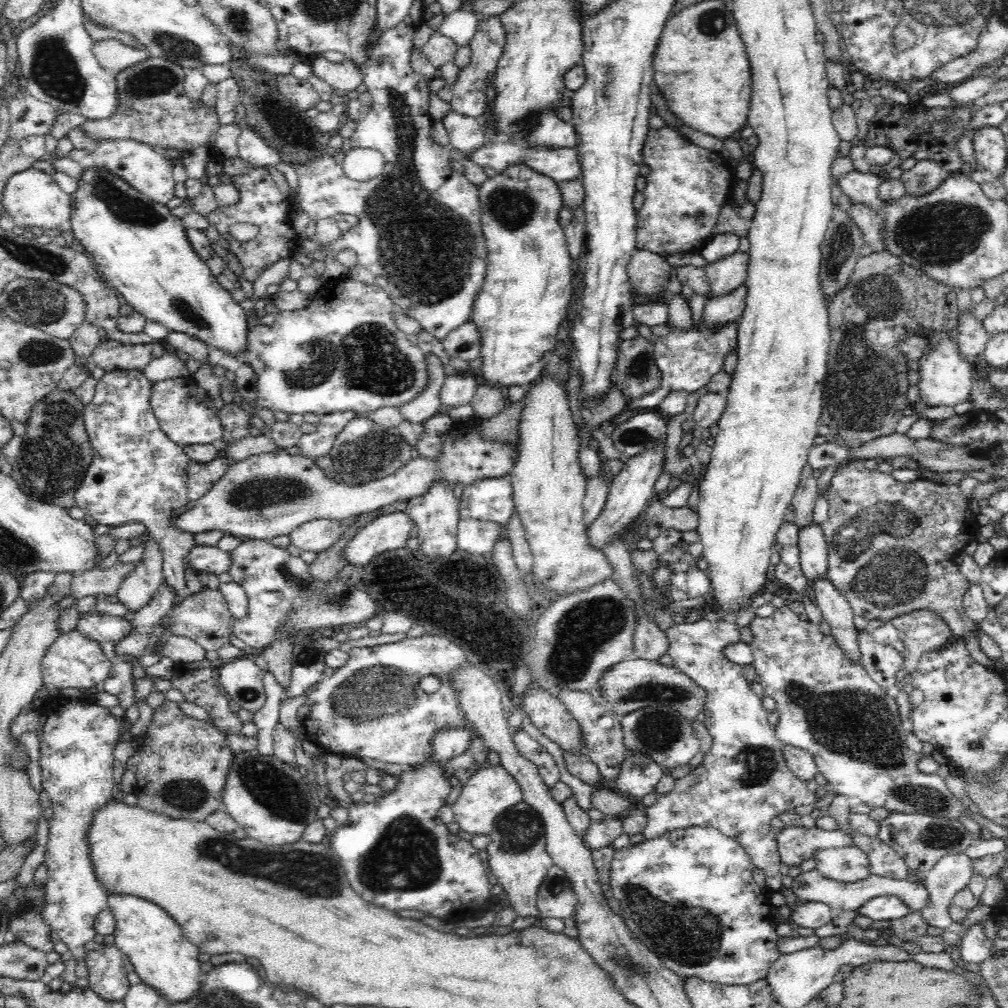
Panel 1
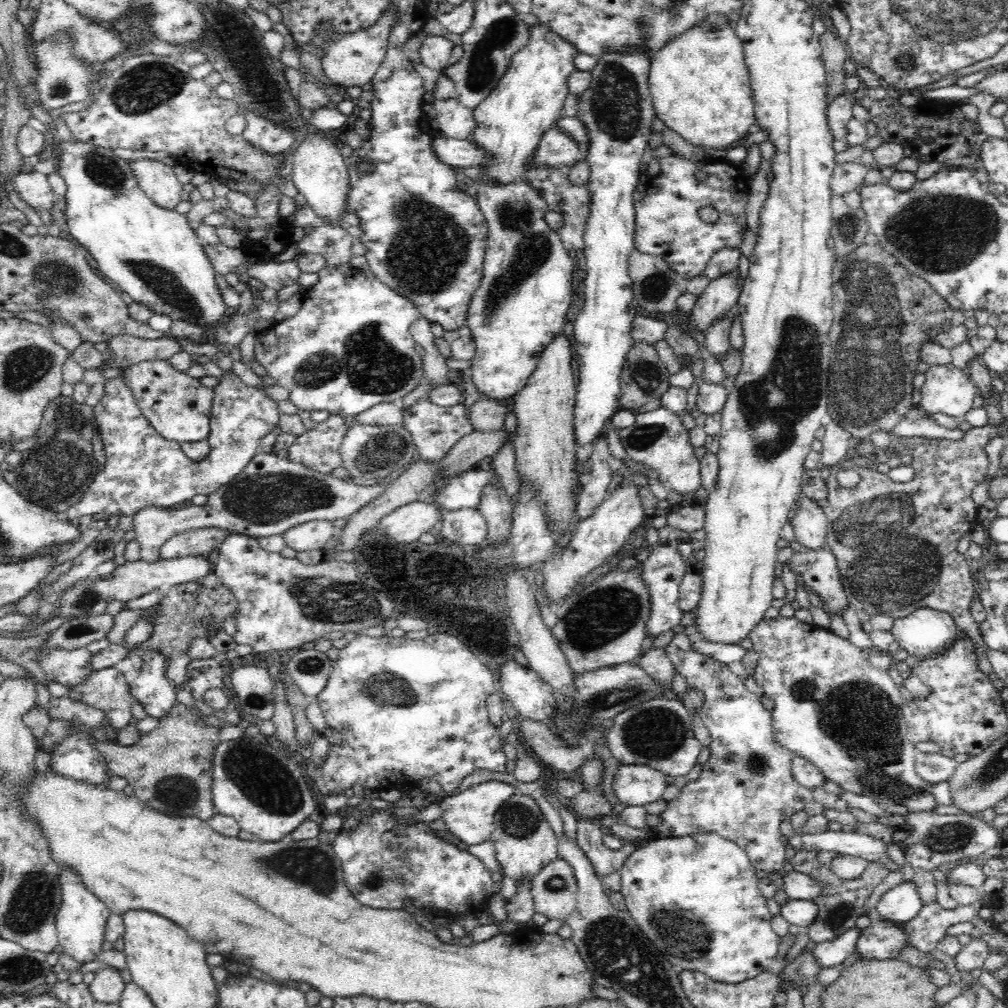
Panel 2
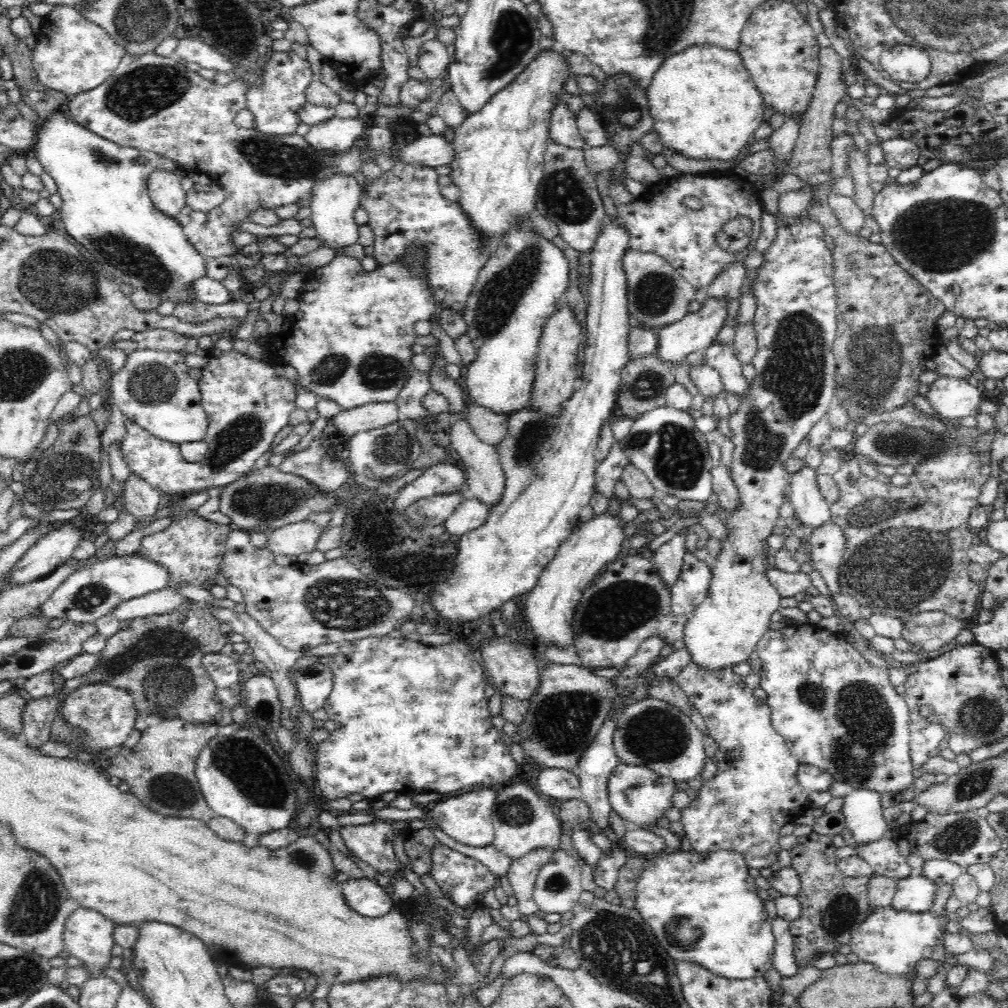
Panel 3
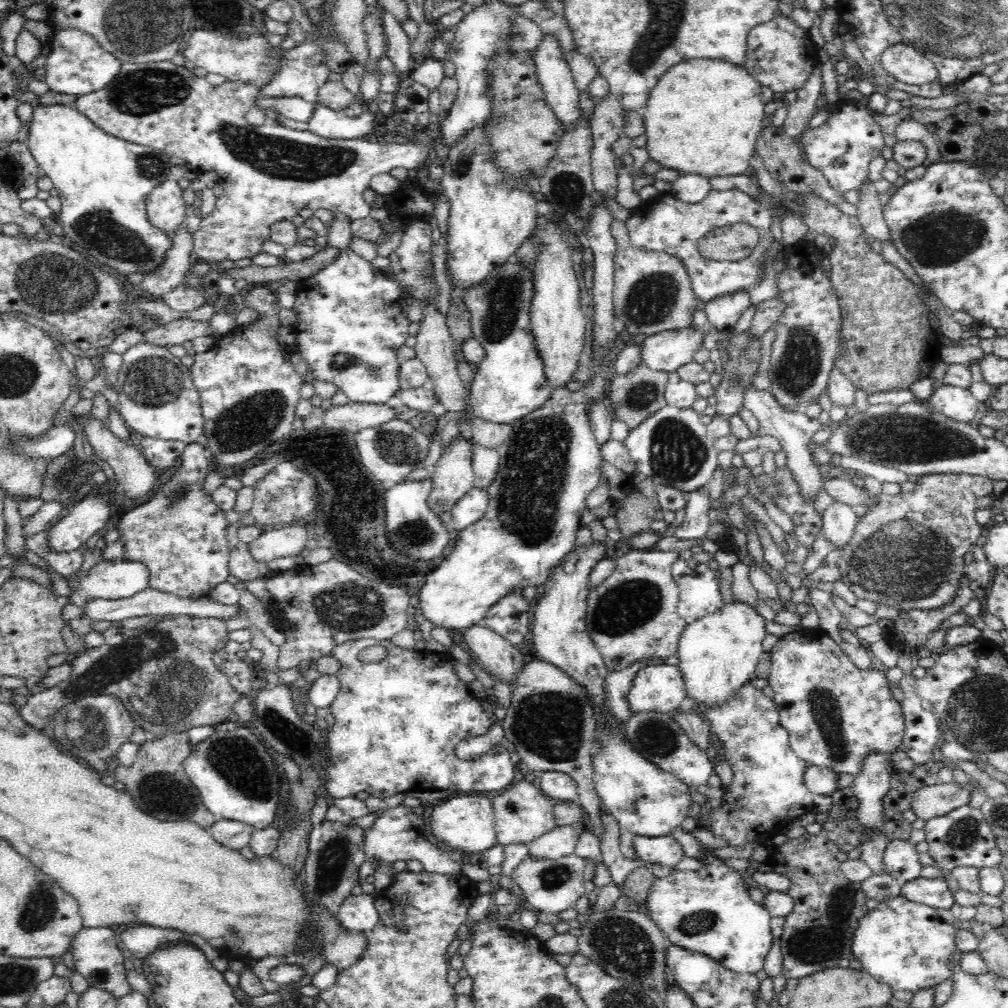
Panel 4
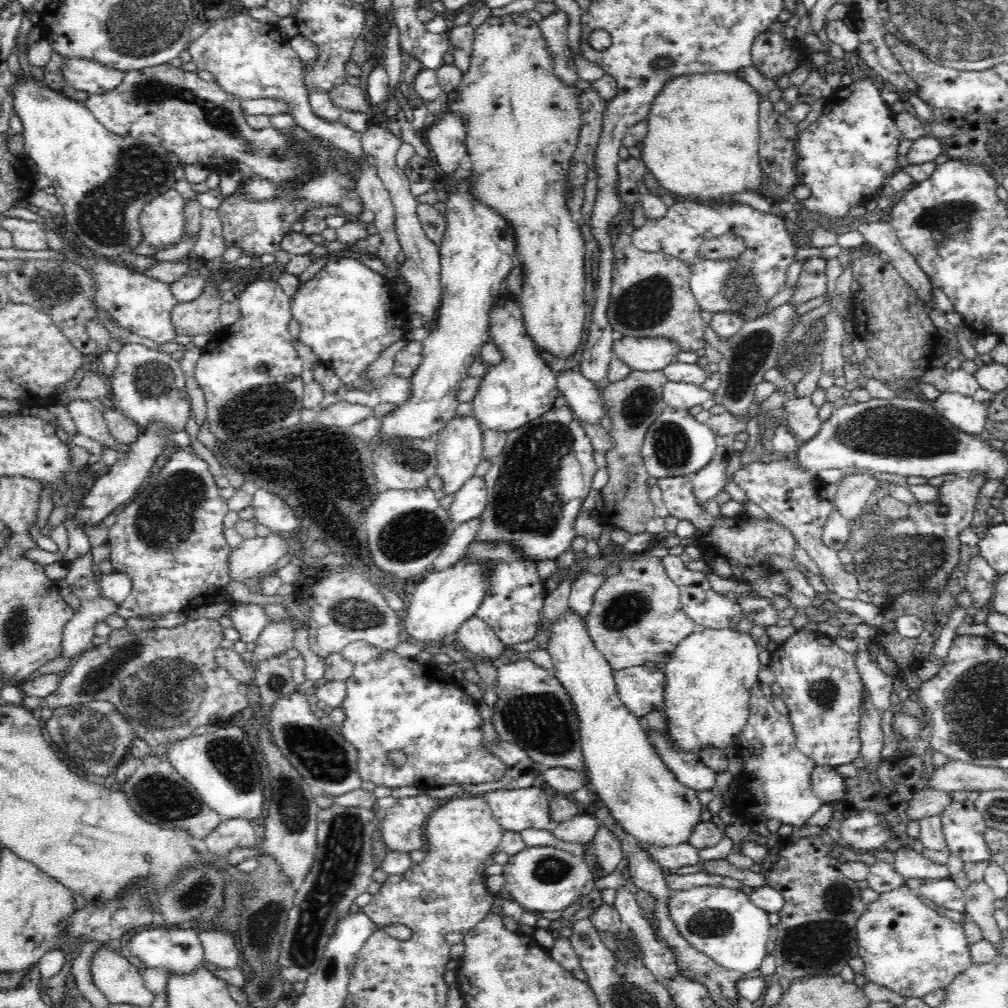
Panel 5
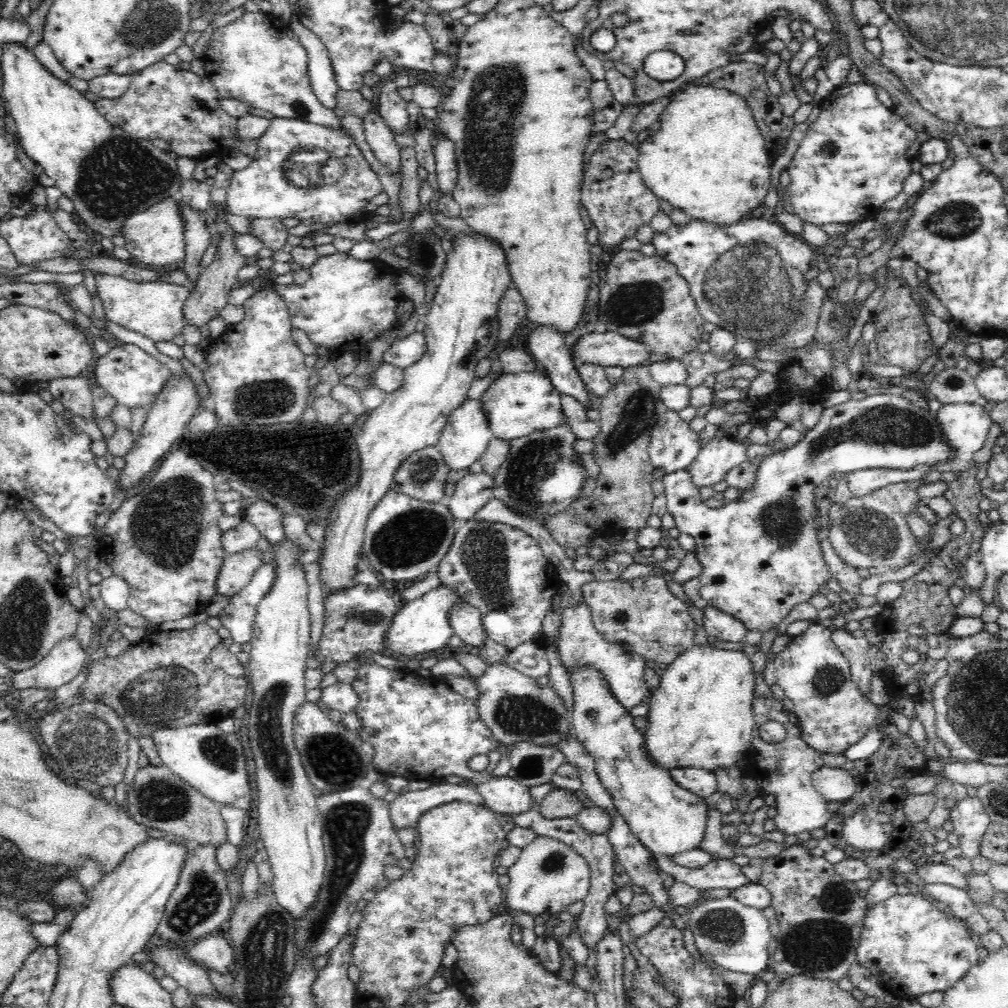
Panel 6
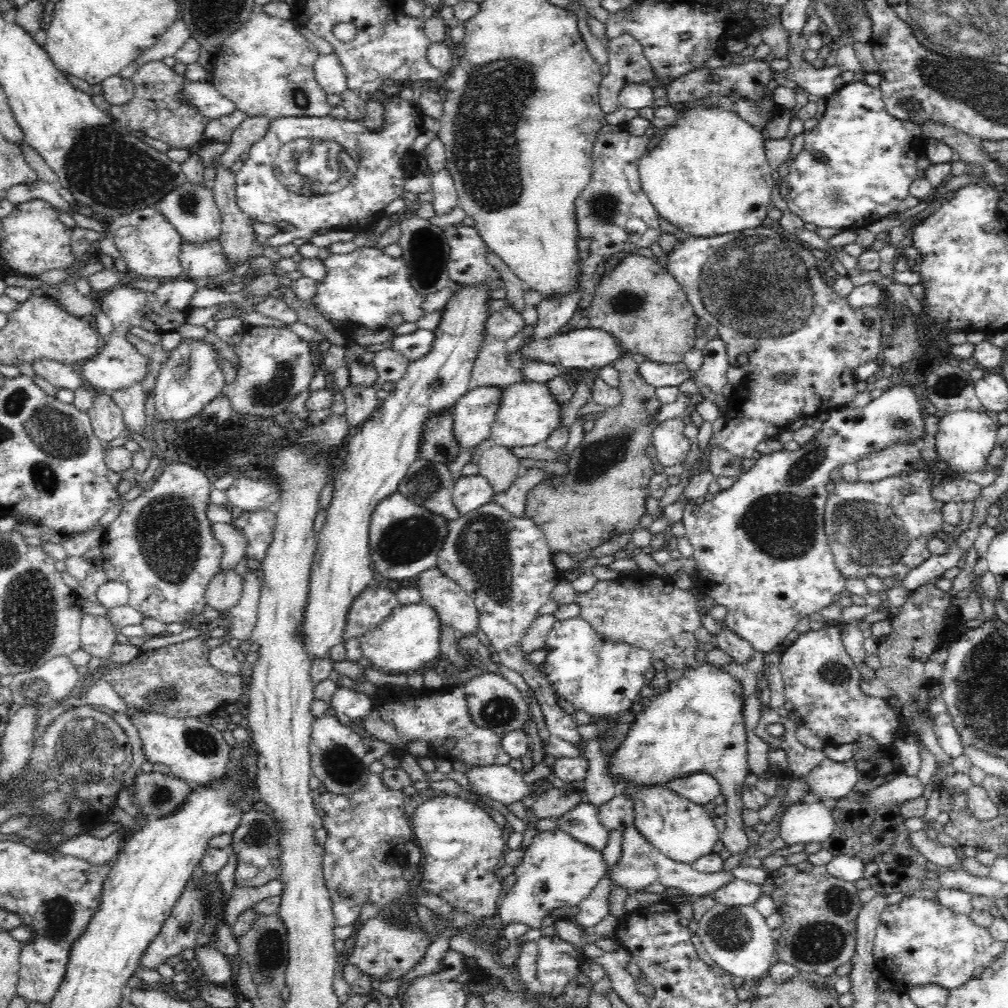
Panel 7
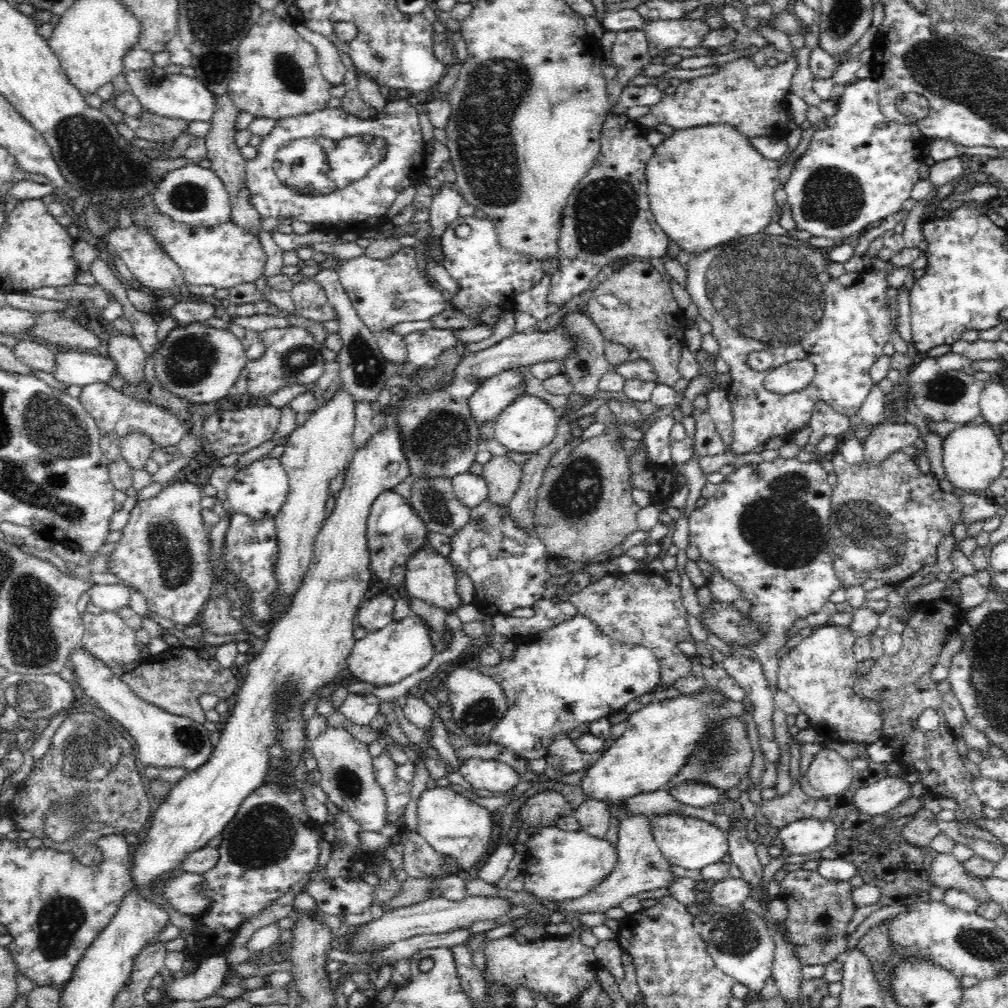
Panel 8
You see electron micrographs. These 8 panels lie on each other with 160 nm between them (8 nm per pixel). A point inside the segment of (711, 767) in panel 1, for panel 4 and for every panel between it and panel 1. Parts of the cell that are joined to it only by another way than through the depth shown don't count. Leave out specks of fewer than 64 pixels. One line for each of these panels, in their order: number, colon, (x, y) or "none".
2: (746, 789)
3: (750, 803)
4: (768, 791)

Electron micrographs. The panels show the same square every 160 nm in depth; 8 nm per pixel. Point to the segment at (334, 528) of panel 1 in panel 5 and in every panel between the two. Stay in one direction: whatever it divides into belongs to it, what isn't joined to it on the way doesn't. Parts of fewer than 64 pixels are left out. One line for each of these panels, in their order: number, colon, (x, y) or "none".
2: (312, 535)
3: (291, 540)
4: (275, 542)
5: (255, 555)

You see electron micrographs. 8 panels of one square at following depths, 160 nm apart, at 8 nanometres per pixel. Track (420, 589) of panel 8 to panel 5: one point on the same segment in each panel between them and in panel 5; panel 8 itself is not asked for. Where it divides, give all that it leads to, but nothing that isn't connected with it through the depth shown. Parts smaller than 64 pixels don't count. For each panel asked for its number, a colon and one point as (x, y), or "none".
5: (475, 635)
6: (466, 620)
7: (456, 610)

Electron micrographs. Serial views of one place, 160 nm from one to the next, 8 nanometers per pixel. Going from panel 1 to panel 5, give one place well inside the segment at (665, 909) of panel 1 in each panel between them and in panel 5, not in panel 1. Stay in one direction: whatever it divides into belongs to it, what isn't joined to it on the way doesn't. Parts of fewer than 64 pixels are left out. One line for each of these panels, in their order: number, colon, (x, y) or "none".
2: (695, 897)
3: (704, 909)
4: (710, 911)
5: (722, 923)

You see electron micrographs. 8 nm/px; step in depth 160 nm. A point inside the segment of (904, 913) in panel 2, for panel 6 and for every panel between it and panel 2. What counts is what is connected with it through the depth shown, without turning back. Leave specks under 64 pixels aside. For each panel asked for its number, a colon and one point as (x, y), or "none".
3: (915, 895)
4: (935, 893)
5: (943, 892)
6: (961, 906)

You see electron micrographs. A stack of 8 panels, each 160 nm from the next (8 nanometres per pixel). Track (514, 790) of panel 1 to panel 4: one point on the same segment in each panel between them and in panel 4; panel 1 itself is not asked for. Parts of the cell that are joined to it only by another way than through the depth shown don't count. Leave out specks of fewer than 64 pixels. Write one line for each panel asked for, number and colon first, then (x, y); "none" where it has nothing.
2: (469, 815)
3: (466, 818)
4: (466, 822)

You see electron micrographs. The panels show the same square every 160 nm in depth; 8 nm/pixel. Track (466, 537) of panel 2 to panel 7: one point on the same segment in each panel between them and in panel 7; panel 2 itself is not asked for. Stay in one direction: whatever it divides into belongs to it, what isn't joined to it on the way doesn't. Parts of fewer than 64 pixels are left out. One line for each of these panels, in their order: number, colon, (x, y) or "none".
3: (471, 514)
4: (469, 509)
5: (470, 501)
6: (473, 491)
7: (470, 492)

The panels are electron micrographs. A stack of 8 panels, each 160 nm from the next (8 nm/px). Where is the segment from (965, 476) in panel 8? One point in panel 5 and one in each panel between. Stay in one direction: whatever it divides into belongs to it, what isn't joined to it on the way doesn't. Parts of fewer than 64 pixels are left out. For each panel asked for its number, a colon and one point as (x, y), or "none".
5: (968, 415)
6: (967, 426)
7: (965, 438)

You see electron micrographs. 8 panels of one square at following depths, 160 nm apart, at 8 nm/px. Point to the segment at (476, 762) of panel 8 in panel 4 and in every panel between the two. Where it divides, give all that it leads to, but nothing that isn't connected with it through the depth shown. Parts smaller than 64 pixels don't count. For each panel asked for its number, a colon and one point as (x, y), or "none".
4: (523, 813)
5: (515, 809)
6: (504, 795)
7: (502, 783)

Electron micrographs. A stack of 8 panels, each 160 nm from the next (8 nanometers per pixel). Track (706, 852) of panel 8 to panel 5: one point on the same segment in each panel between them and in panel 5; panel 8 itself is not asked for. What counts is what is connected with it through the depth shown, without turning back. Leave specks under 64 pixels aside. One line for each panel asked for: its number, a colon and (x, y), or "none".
5: (649, 803)
6: (667, 819)
7: (682, 830)

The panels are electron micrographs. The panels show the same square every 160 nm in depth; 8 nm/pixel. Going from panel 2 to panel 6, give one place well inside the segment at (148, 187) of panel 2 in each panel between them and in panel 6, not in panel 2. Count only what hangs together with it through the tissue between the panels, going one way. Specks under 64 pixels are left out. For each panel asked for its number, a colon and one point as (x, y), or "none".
3: (164, 188)
4: (166, 209)
5: (162, 219)
6: (155, 237)

